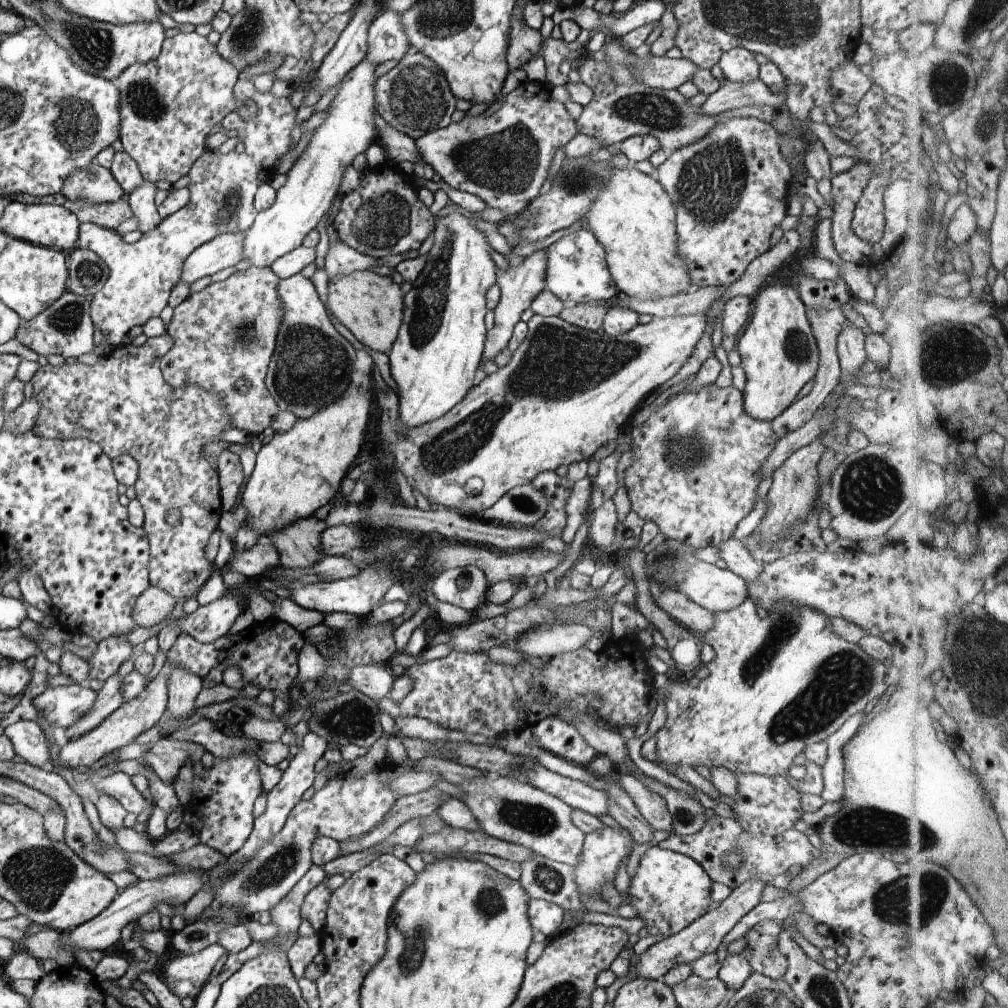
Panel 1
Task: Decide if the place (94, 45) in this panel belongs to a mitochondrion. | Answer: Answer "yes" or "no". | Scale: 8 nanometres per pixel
yes

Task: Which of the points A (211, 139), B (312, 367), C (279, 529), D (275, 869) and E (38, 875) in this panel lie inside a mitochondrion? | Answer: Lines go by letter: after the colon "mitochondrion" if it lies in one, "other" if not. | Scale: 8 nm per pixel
A: other
B: mitochondrion
C: other
D: mitochondrion
E: mitochondrion

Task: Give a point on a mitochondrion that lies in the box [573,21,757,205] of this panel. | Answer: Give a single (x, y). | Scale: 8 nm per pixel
(654, 111)

